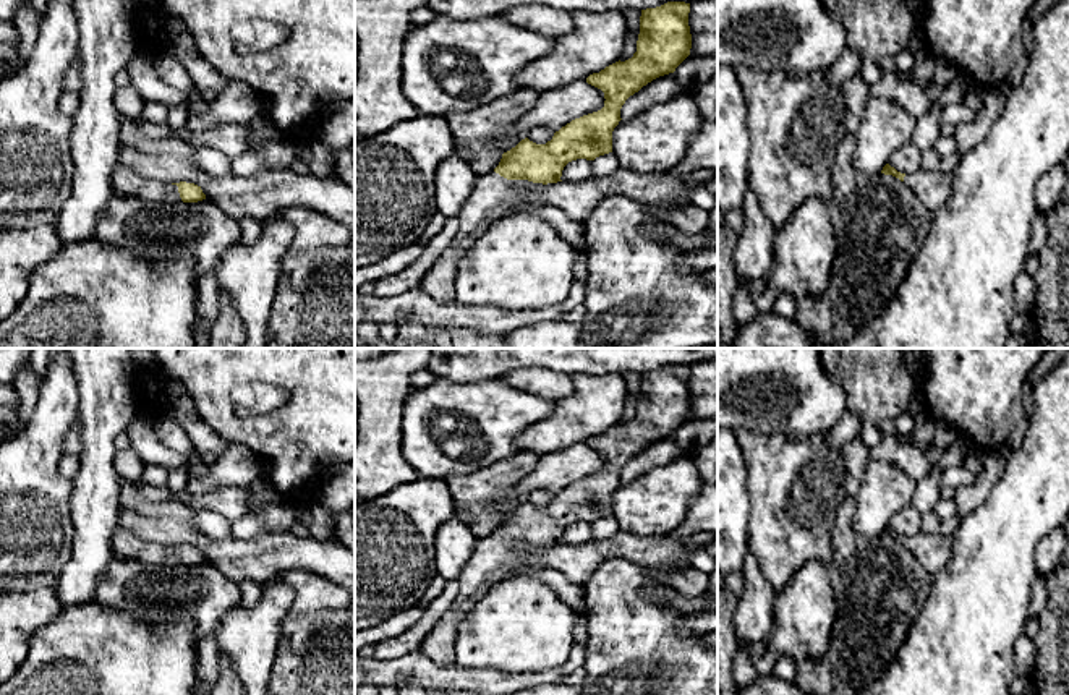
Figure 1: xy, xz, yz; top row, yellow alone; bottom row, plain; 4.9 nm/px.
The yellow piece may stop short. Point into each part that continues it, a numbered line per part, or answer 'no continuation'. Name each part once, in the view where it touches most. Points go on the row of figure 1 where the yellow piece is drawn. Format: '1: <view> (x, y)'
1: xz (493, 195)

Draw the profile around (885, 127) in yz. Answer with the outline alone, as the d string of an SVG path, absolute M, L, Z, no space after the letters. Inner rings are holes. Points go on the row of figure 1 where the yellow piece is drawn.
M870 96L854 134L852 165L867 175L879 173L891 154L910 143L915 123L917 118L894 100Z

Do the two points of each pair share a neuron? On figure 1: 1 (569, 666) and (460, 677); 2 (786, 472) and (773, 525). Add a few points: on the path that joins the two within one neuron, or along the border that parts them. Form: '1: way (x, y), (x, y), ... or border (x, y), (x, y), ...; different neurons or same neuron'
1: way (541, 677), (488, 677); same neuron
2: way (786, 485), (783, 499), (771, 512); same neuron

